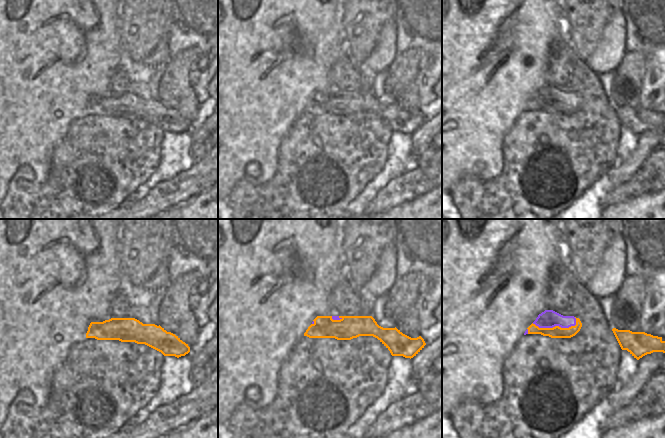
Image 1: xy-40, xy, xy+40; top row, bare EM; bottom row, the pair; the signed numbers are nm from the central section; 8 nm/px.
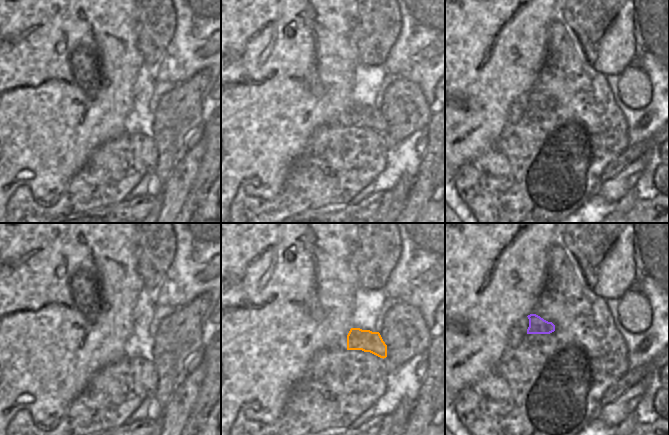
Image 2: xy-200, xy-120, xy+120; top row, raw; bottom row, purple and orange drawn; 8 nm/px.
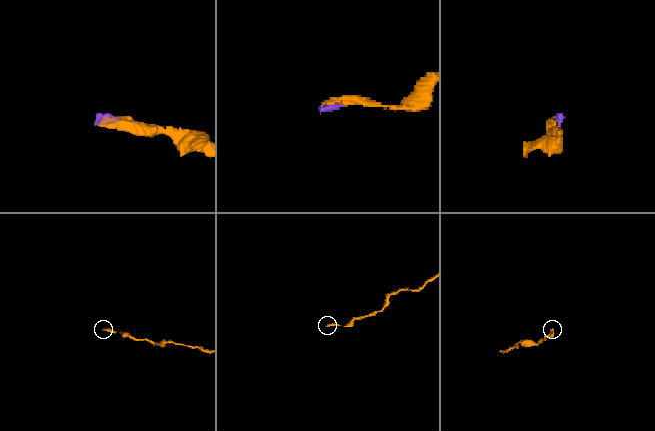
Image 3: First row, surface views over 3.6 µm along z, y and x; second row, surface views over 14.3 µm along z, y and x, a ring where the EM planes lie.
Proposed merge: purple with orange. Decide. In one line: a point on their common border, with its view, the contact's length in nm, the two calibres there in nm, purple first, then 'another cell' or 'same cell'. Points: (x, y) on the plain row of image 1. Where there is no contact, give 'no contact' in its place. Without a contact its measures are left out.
xy+40 (556, 101) | 360 nm | 140/100 nm | same cell

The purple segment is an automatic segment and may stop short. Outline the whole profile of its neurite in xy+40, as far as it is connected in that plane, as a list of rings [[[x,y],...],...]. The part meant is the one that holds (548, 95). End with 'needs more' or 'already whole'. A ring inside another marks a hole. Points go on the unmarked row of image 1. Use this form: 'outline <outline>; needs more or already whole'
outline [[[545,86],[527,104],[526,110],[541,110],[551,114],[571,114],[581,105],[582,99],[574,92],[563,92],[553,86]]]; needs more

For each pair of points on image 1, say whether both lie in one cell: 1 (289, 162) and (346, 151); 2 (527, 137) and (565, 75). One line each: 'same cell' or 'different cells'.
1: same cell
2: same cell

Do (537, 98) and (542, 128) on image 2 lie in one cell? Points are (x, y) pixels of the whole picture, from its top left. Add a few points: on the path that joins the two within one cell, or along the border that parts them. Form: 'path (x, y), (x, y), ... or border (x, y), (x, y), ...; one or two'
border (555, 101), (549, 109), (527, 109), (517, 119); two

